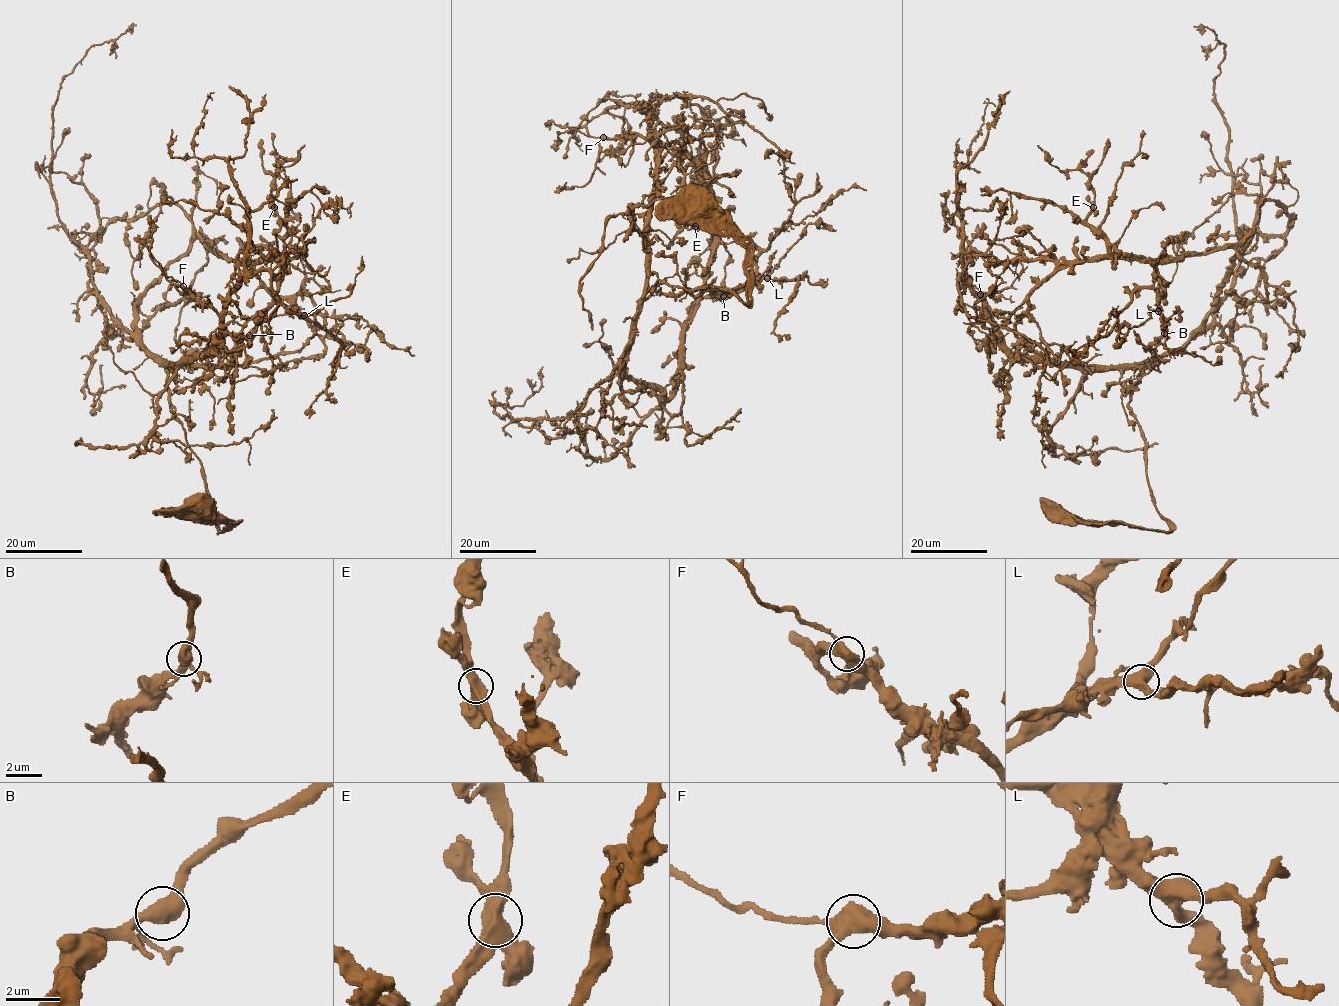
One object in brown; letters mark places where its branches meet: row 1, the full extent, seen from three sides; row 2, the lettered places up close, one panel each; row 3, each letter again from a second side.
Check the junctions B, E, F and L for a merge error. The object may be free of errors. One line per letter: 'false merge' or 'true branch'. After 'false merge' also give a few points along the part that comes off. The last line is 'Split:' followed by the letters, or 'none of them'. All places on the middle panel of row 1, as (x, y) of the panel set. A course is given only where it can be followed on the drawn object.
B: true branch
E: true branch
F: true branch
L: true branch
Split: none of them

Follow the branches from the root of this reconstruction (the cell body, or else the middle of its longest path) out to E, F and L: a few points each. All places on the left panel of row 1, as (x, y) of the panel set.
E: (201, 507), (231, 524), (217, 532), (168, 371), (209, 369), (289, 309), (254, 264), (283, 251), (275, 207)
F: (201, 507), (231, 524), (217, 532), (202, 462), (170, 401), (169, 363), (213, 348), (220, 323), (183, 286)
L: (201, 507), (231, 524), (217, 532), (168, 371), (209, 369), (269, 317), (293, 309), (304, 315)

